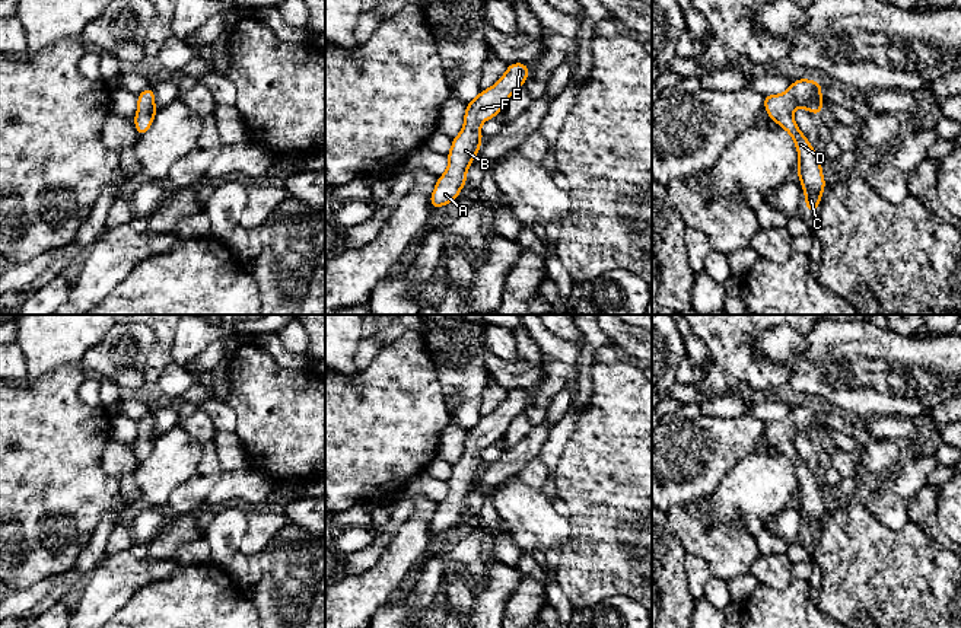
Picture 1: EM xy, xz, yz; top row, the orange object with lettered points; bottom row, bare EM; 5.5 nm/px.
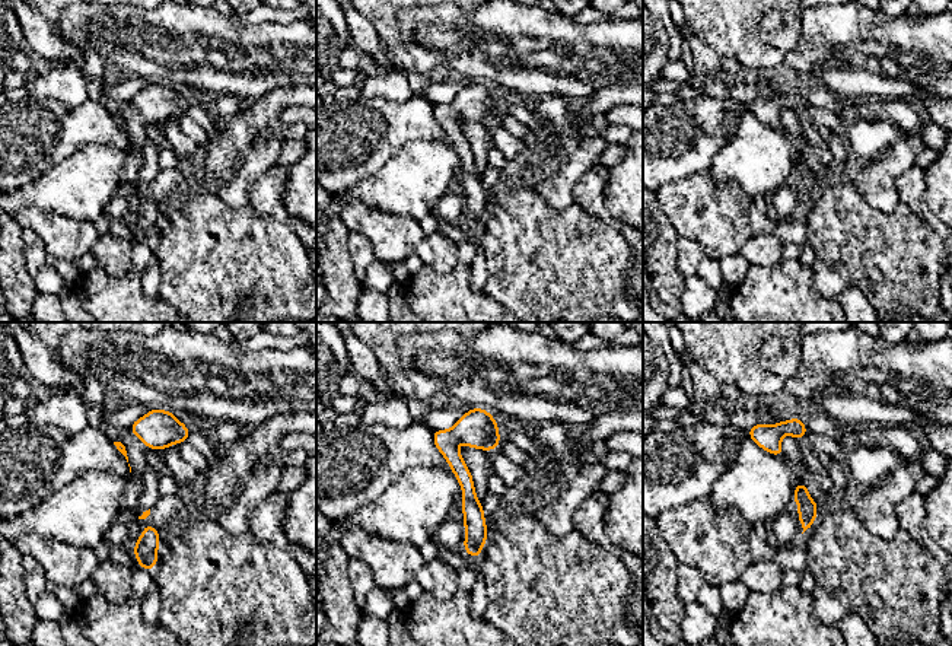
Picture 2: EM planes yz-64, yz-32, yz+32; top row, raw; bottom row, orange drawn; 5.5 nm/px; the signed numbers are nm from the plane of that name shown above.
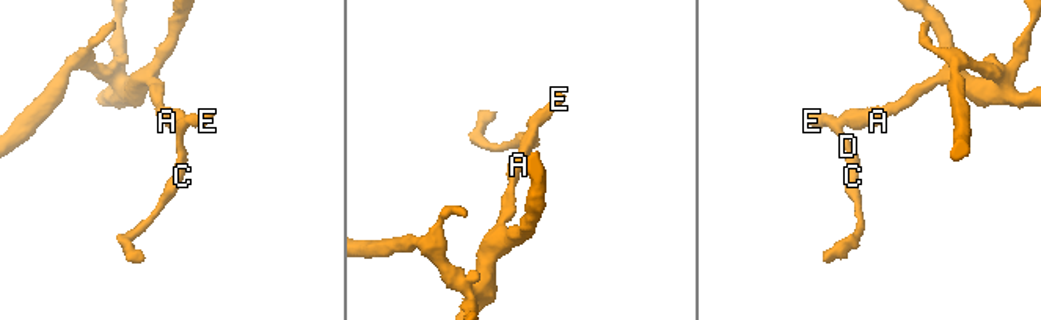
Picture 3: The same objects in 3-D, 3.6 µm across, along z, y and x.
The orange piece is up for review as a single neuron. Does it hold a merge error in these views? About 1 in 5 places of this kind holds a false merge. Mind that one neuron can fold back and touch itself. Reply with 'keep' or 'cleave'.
keep

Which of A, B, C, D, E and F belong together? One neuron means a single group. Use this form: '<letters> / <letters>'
A B C D E F

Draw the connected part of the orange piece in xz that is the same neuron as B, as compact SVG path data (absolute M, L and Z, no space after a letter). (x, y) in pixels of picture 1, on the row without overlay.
M522 389L507 392L503 404L490 415L467 430L462 458L452 466L448 479L448 497L437 504L430 523L430 535L448 532L461 519L467 509L467 495L480 478L483 460L480 452L505 436L510 421L525 411L529 393Z

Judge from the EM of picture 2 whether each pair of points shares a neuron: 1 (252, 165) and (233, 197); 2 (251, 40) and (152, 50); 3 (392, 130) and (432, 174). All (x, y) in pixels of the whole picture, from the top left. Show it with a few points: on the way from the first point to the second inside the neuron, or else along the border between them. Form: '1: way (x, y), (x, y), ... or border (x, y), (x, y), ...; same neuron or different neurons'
1: way (247, 172), (235, 190); same neuron
2: way (226, 45), (207, 54), (177, 50); same neuron
3: border (439, 140), (411, 140), (381, 168); different neurons

